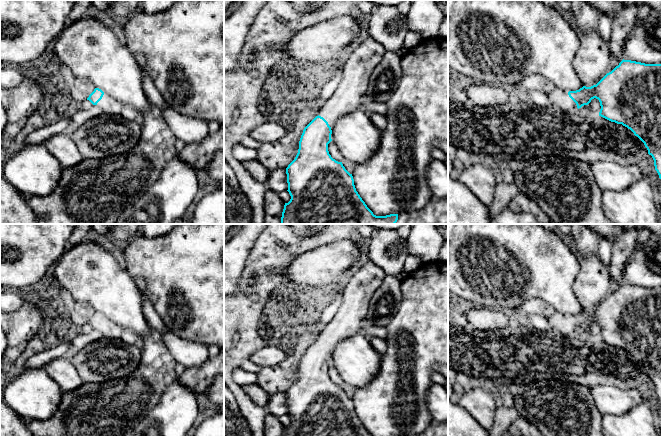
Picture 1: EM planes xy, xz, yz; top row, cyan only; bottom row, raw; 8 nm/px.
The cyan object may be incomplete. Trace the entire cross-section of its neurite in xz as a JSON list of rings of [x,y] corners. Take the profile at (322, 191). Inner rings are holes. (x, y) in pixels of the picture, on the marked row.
[[[368,37],[349,55],[341,67],[341,80],[332,97],[320,108],[318,115],[304,128],[299,141],[299,149],[295,159],[286,168],[288,192],[291,199],[285,203],[280,224],[395,224],[398,214],[376,216],[362,200],[354,185],[354,179],[342,162],[331,157],[328,144],[332,141],[331,127],[343,115],[361,108],[361,98],[366,94],[370,77],[380,63],[385,48],[372,37]]]

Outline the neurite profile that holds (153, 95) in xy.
[[[133,54],[133,56],[135,57],[136,61],[140,65],[143,72],[143,89],[147,99],[149,100],[150,104],[158,107],[162,111],[168,105],[163,99],[160,92],[156,89],[152,79],[145,73],[145,70],[143,67],[144,61],[145,61],[144,57],[140,54],[138,55]]]

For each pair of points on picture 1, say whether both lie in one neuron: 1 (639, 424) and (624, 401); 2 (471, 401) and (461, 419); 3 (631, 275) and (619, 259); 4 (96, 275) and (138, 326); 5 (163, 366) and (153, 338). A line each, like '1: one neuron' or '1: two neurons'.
1: two neurons
2: two neurons
3: two neurons
4: one neuron
5: one neuron

